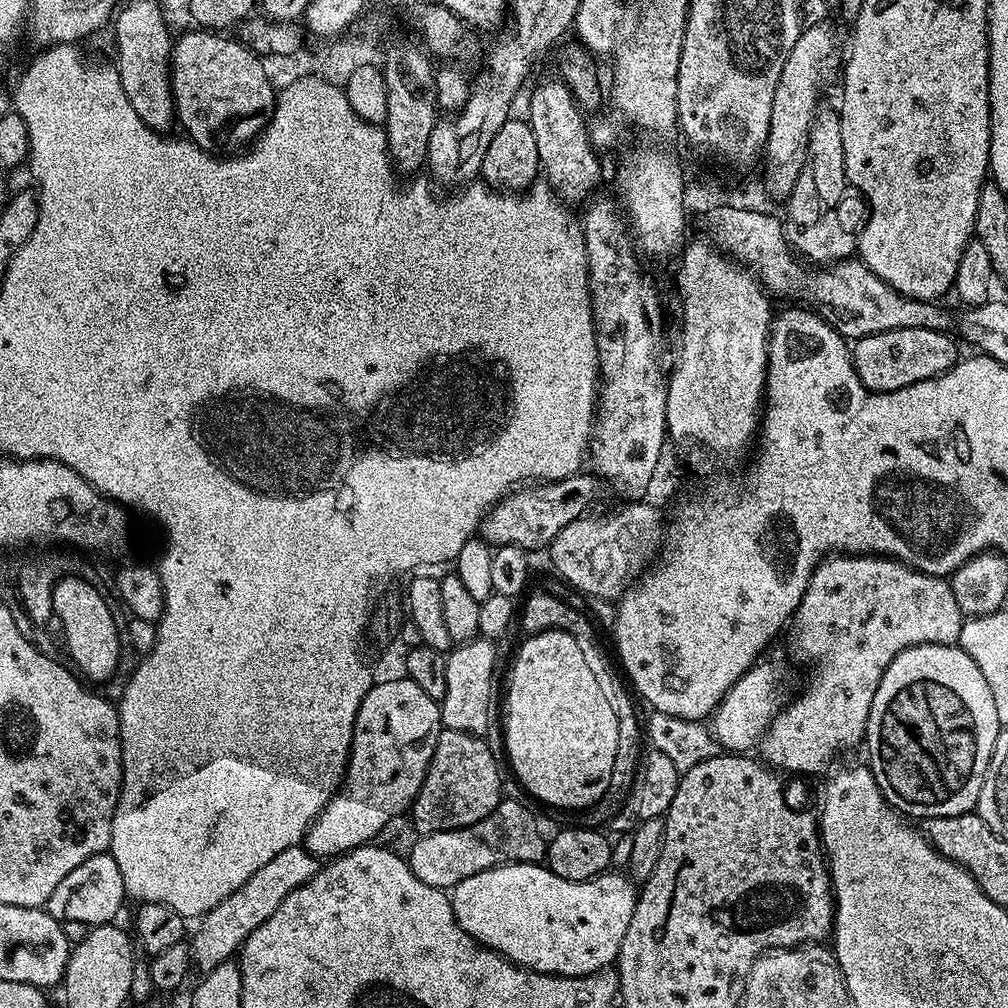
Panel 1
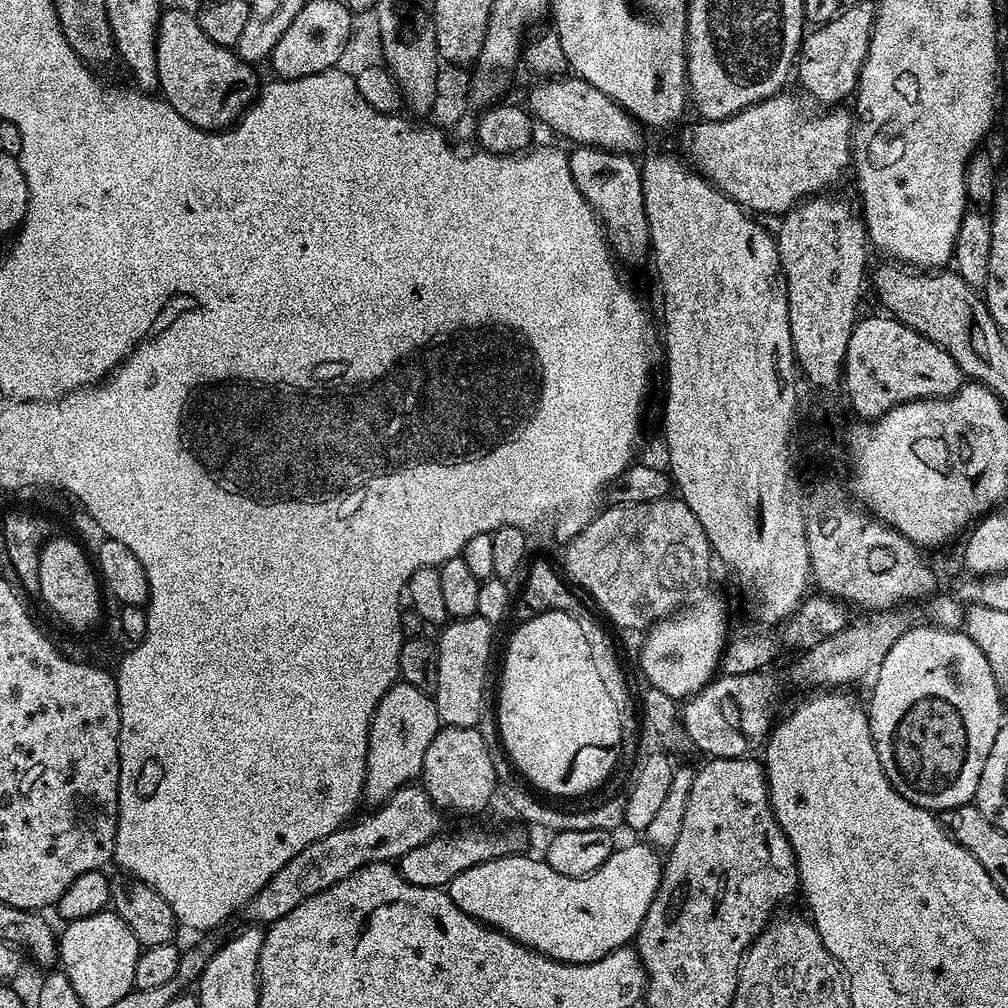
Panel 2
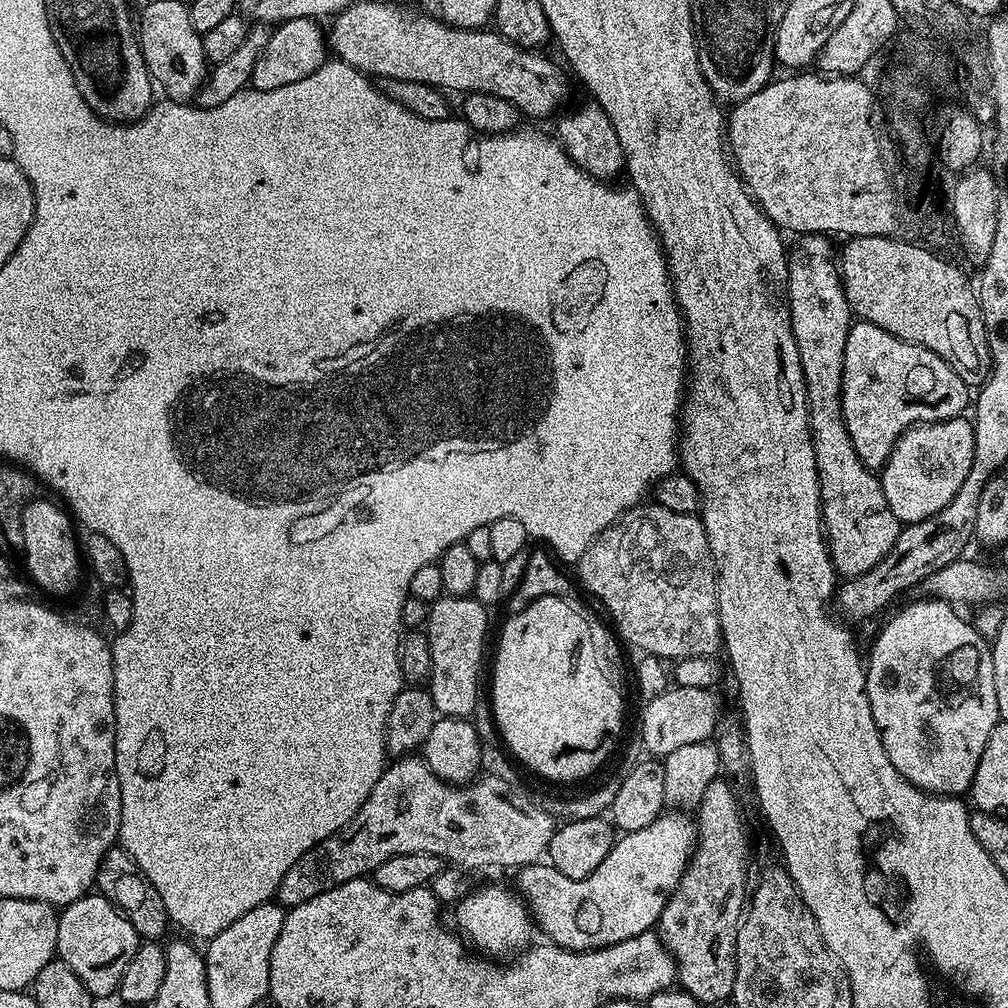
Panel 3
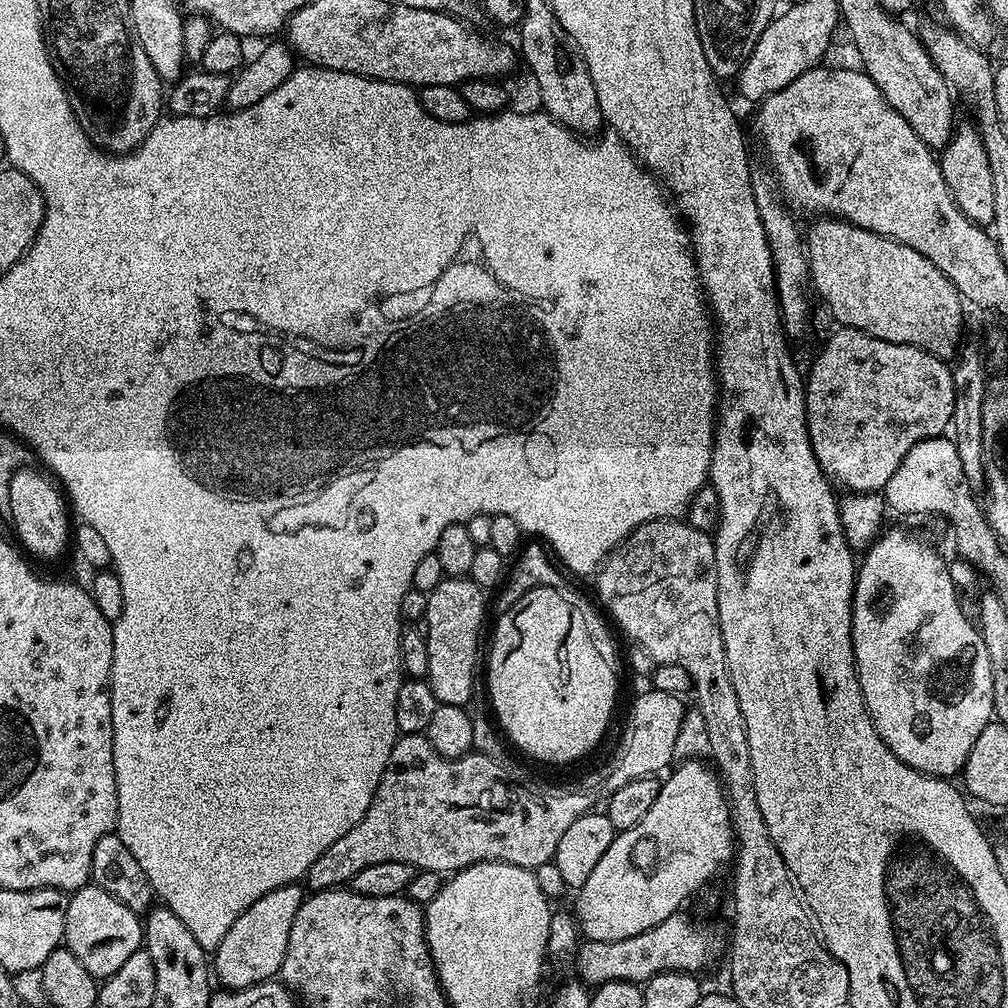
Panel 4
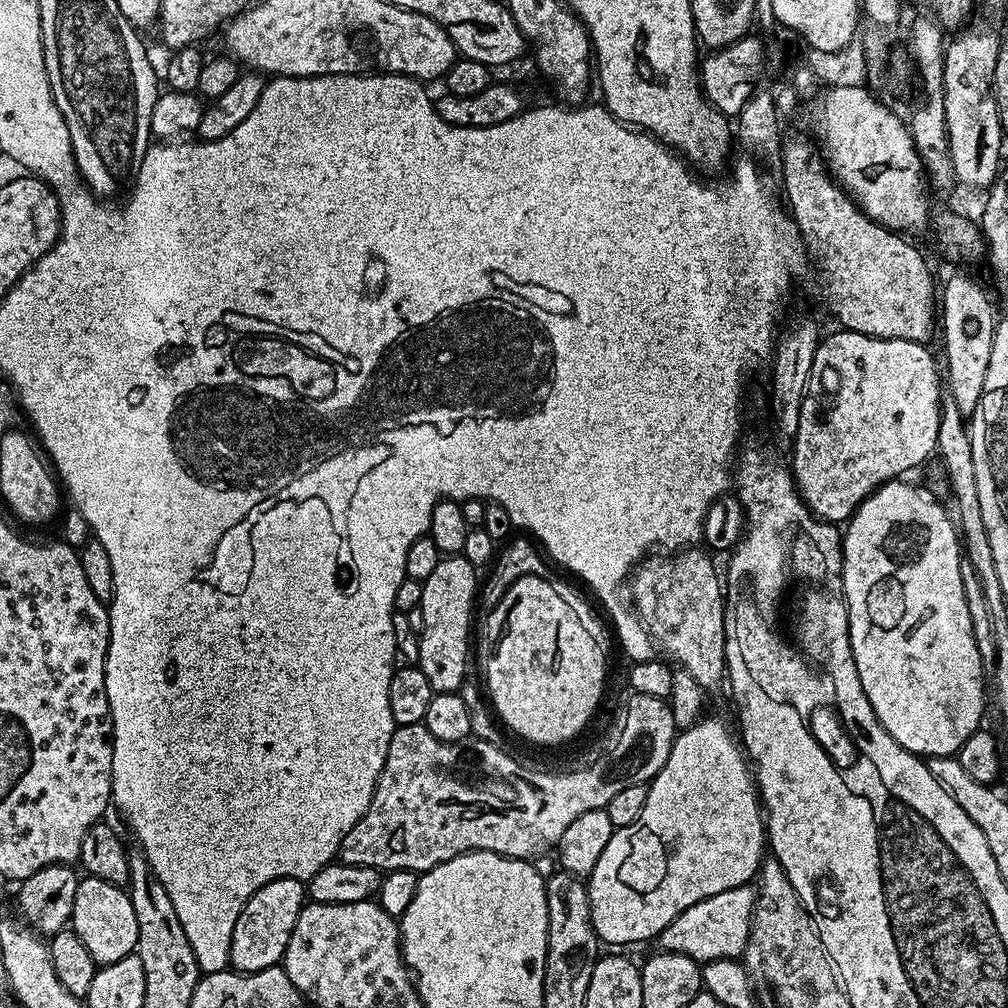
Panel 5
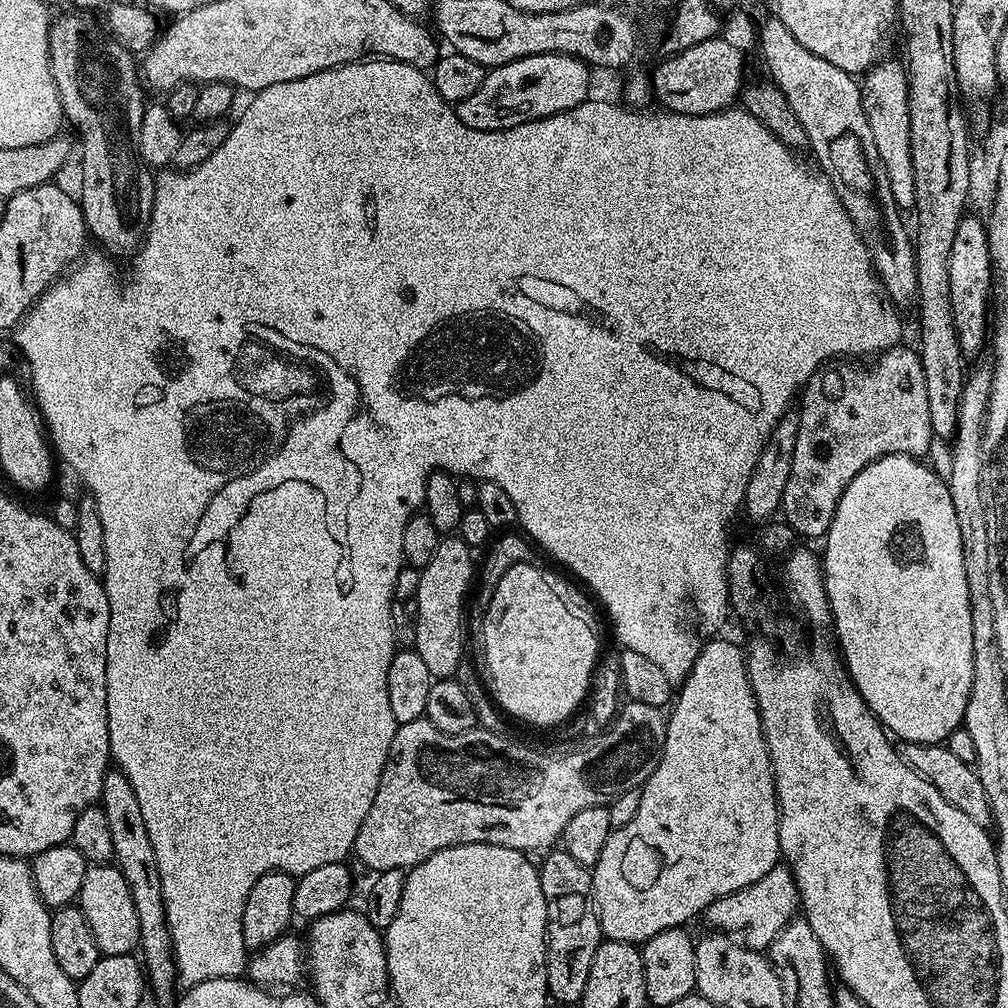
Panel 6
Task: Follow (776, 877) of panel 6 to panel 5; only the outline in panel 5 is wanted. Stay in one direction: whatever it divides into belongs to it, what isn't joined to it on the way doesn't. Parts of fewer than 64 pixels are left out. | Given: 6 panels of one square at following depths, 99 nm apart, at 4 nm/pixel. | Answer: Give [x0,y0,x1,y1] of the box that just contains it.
[658,883,756,965]

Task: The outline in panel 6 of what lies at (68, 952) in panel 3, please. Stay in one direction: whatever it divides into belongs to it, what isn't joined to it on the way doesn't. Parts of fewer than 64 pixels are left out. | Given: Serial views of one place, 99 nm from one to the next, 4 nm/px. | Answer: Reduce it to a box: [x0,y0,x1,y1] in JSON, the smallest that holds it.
[78,863,140,956]

